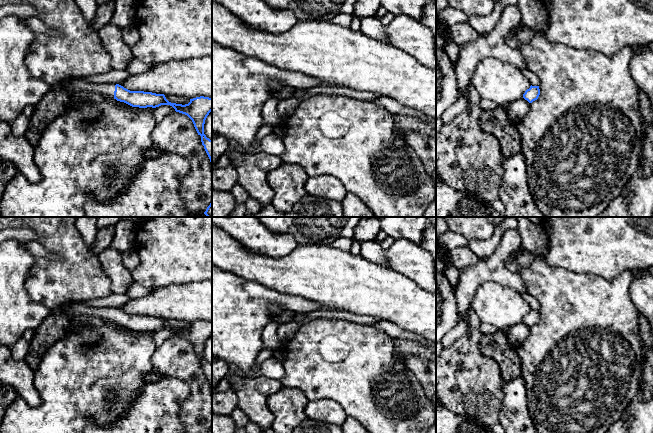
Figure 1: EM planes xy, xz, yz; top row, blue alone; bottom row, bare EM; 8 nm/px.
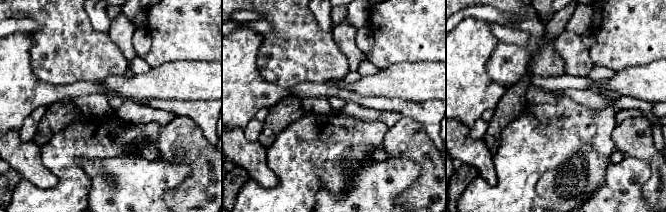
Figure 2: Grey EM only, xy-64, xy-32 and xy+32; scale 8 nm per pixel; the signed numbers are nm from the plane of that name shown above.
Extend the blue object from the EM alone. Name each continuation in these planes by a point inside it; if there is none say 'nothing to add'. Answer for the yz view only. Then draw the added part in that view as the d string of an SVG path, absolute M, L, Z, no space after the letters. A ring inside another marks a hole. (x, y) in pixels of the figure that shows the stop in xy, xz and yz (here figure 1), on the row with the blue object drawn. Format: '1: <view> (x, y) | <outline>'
nothing to add

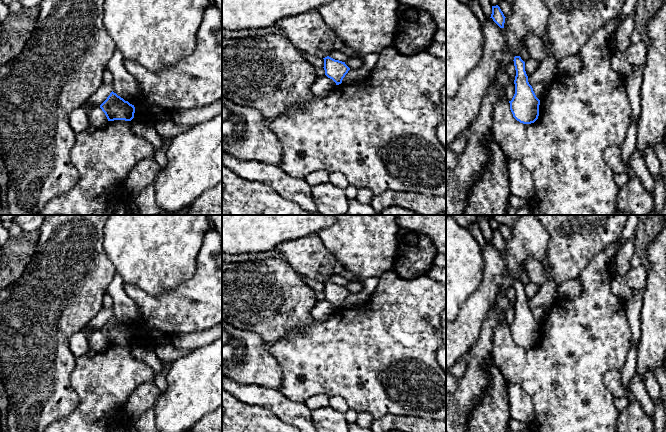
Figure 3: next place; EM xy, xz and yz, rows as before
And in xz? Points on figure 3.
nothing to add

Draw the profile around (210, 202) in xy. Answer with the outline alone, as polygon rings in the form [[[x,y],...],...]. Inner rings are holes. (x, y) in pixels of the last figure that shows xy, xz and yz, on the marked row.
[[[222,181],[189,205],[187,215],[222,215]]]

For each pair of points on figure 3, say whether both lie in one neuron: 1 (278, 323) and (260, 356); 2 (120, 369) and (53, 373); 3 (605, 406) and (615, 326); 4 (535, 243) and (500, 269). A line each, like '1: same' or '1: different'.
1: different
2: different
3: same
4: same

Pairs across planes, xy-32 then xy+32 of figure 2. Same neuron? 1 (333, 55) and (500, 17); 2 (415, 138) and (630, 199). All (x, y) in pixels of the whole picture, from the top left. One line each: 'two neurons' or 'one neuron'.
1: two neurons
2: two neurons

